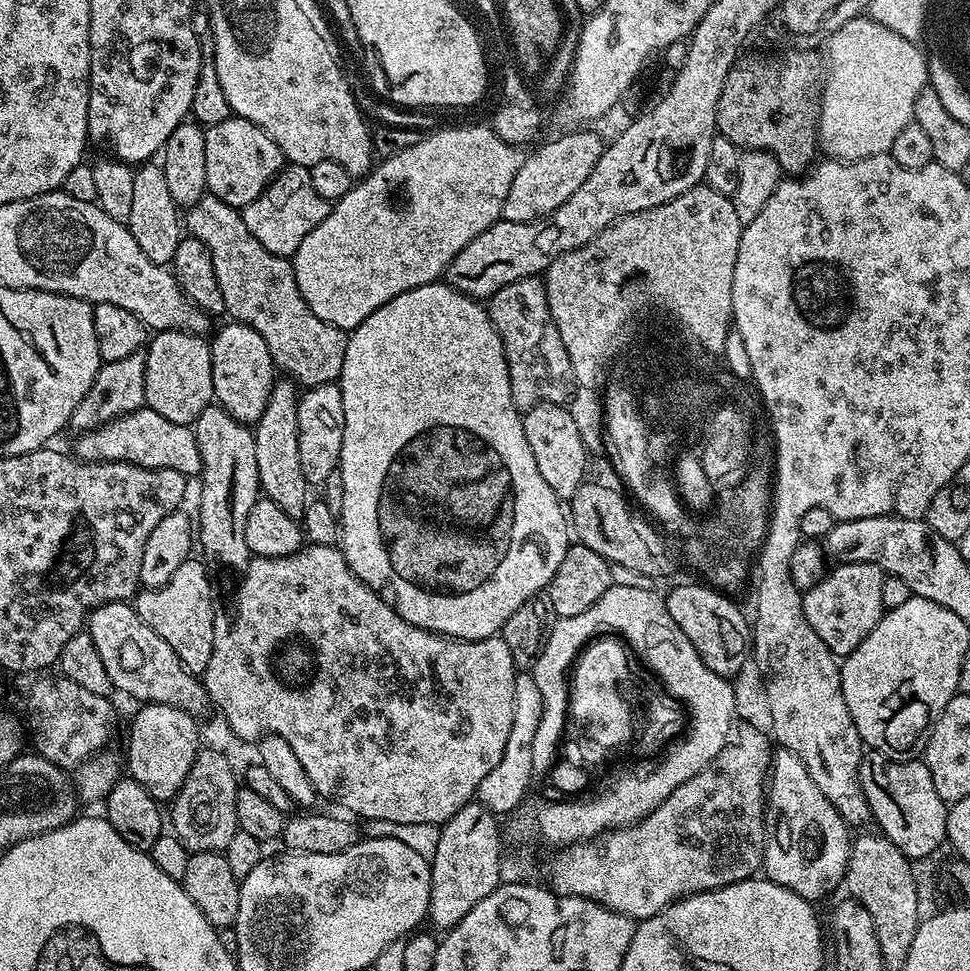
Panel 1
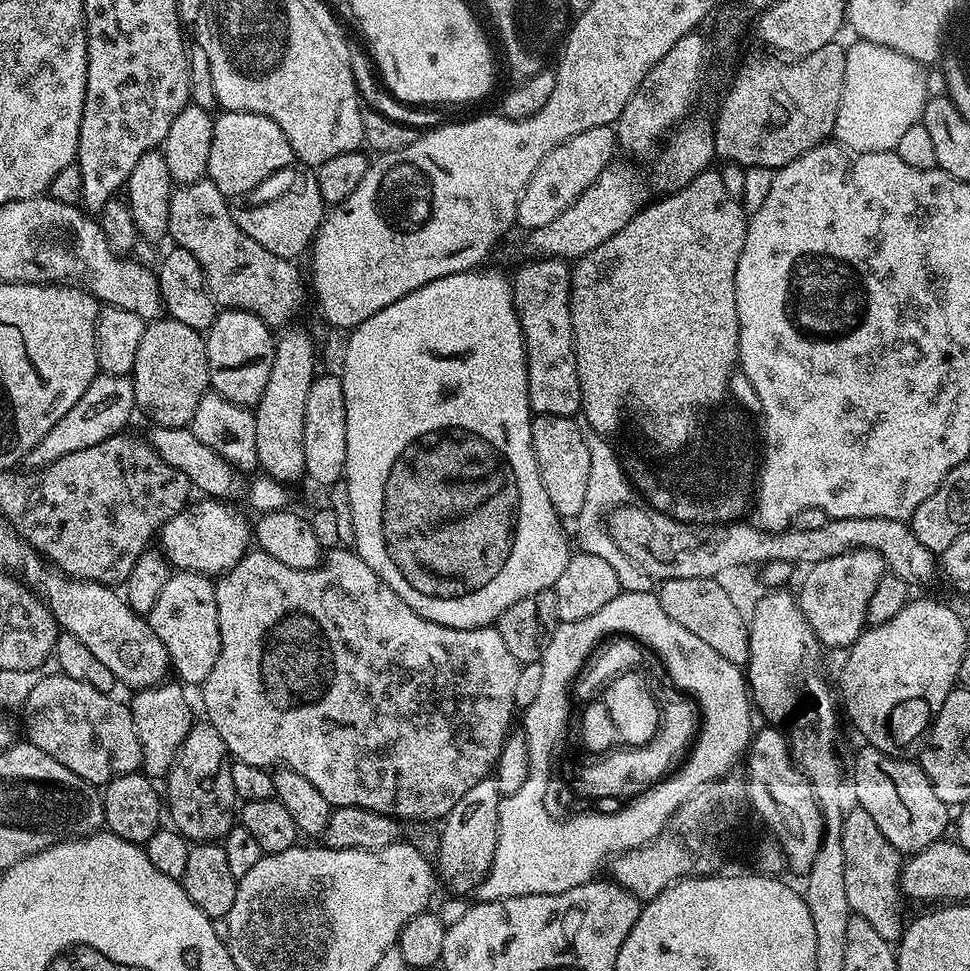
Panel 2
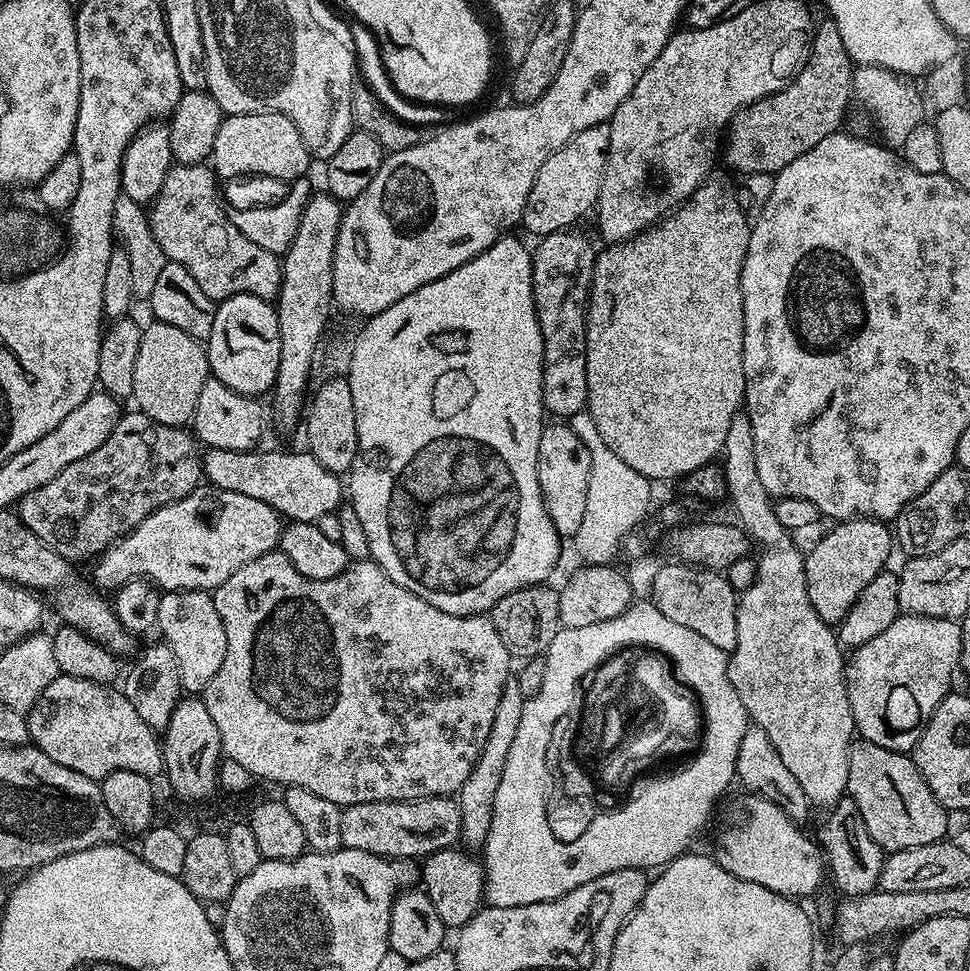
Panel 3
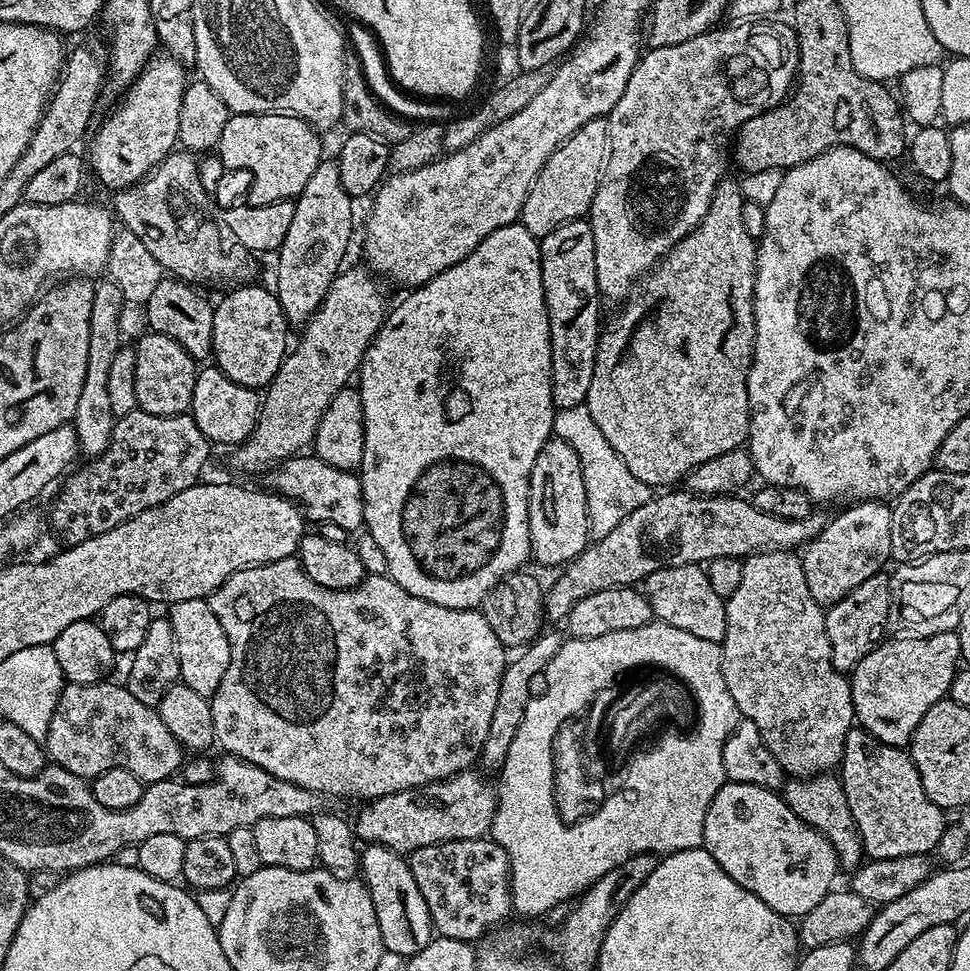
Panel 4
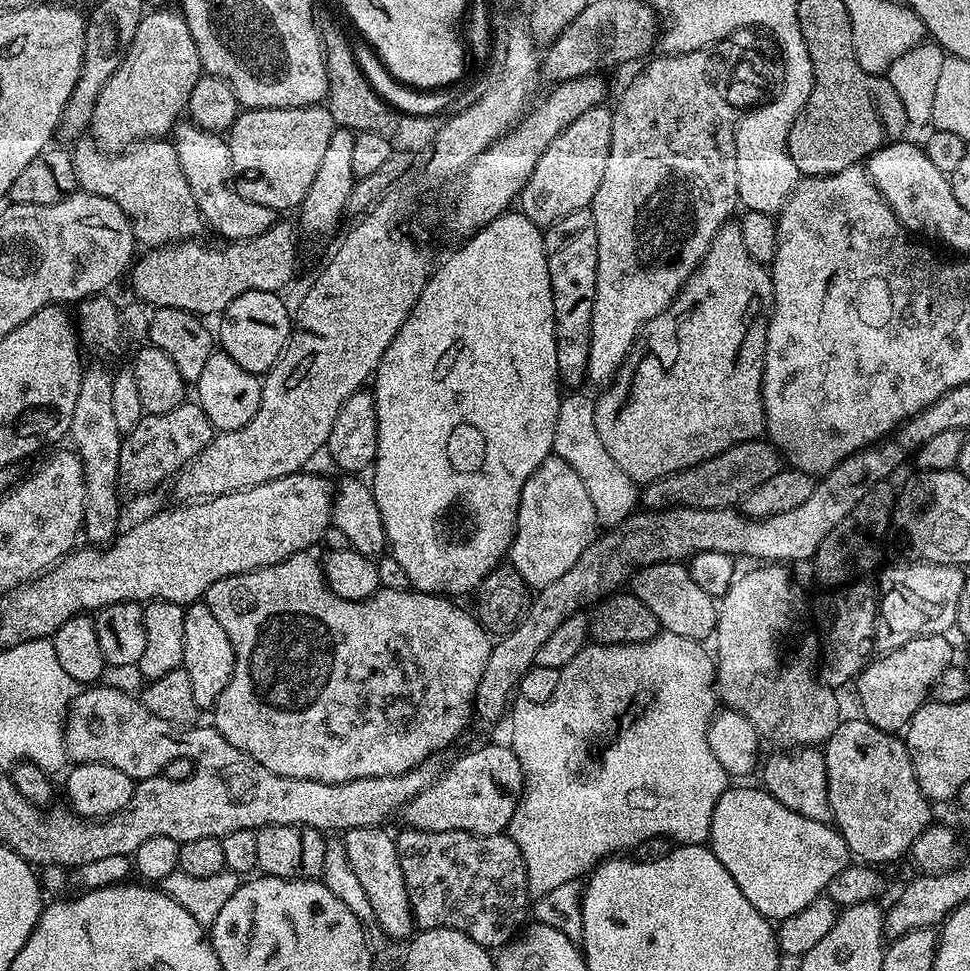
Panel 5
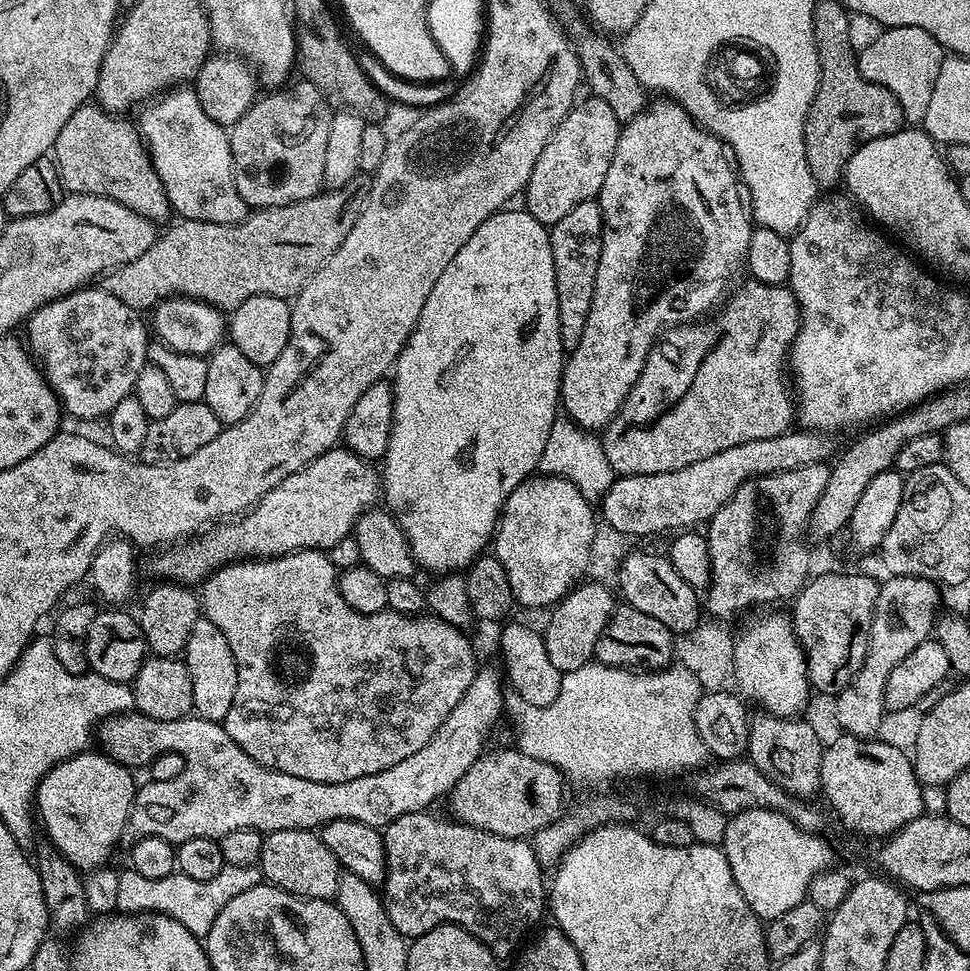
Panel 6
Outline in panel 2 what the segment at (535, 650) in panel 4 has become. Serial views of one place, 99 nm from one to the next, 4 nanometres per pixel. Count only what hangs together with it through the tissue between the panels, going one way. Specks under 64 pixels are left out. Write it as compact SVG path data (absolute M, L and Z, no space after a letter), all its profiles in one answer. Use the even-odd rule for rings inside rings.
M489 778L482 782L476 783L450 810L450 814L443 817L442 825L444 829L440 832L440 864L438 860L438 876L448 883L448 888L452 892L469 892L475 893L476 888L484 881L484 876L492 870L494 862L494 850L498 842L498 822L500 821L500 802L502 793L495 779Z

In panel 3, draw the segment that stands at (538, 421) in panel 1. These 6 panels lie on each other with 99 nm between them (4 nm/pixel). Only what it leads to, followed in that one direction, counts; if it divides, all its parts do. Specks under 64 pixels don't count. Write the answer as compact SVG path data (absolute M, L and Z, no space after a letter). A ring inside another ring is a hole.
M545 423L538 442L538 486L558 535L575 537L586 510L586 489L590 487L590 450L586 450L586 442L574 434L571 423Z

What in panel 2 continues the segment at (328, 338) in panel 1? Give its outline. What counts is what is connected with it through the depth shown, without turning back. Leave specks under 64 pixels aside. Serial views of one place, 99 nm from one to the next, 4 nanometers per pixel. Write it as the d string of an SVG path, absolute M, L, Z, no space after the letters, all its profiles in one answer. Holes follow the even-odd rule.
M205 178L193 184L181 184L175 189L170 198L170 218L168 219L168 236L171 243L178 248L190 250L194 258L204 271L204 281L208 287L208 293L216 301L221 309L237 308L243 312L252 312L262 322L266 322L273 330L283 329L291 325L300 308L300 303L306 296L306 280L300 277L300 272L293 261L286 258L278 258L278 254L270 254L259 242L254 242L250 234L243 232L236 225L233 209L228 209L229 201L220 193L218 186L214 186L211 180Z

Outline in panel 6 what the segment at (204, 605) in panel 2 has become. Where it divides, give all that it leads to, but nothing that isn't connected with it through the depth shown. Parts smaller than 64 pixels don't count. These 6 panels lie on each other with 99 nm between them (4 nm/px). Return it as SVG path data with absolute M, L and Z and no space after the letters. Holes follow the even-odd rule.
M203 618L196 620L194 630L190 630L182 659L192 679L192 712L202 719L223 722L230 710L230 702L234 702L238 686L238 670L230 642L226 642L226 634L222 634L214 622Z

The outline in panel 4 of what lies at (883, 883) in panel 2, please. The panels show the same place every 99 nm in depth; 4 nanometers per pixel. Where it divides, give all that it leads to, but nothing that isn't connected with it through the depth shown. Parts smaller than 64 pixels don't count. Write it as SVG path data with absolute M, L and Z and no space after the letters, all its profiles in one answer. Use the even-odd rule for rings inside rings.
M821 774L819 776L806 776L803 778L785 779L782 785L783 800L798 816L813 830L825 836L830 846L837 854L837 862L841 869L855 870L860 867L865 859L864 847L860 841L860 835L856 829L854 818L848 809L844 784L836 774Z

